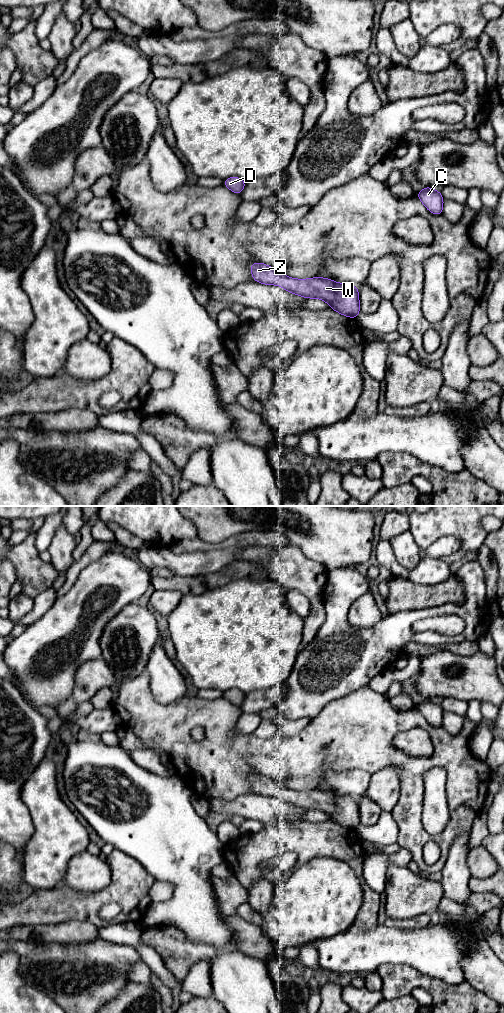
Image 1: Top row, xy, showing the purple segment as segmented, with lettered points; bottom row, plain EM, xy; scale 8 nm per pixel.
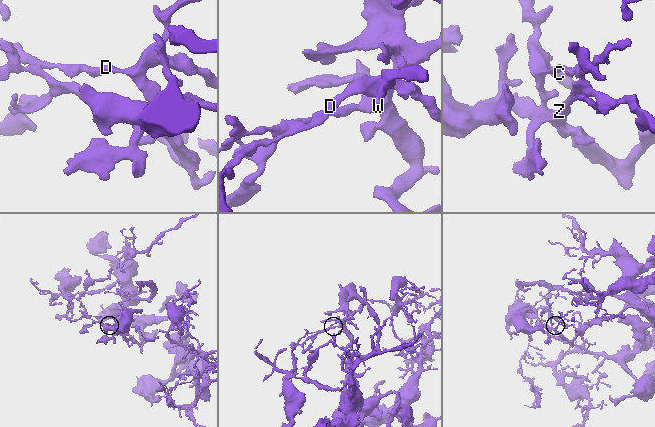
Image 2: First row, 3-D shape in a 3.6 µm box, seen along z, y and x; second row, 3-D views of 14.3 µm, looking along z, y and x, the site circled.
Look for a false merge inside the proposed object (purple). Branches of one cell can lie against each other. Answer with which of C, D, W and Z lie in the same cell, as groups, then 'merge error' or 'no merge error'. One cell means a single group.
groups C D W Z; no merge error

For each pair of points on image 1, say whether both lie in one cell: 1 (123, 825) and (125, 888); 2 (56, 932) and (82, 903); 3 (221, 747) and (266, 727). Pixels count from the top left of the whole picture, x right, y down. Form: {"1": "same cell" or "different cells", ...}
{"1": "different cells", "2": "different cells", "3": "different cells"}

